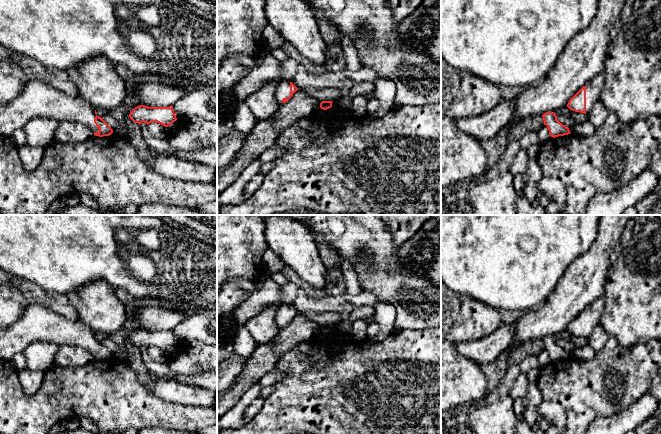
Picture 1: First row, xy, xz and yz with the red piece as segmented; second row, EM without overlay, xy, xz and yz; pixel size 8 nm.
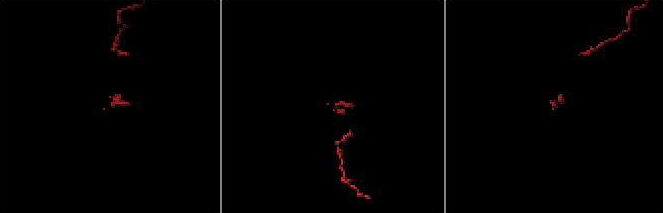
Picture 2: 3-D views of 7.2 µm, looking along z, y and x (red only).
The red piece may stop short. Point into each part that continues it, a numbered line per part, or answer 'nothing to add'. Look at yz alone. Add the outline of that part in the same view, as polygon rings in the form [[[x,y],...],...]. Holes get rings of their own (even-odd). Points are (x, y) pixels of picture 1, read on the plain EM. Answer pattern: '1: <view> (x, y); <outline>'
1: yz (594, 311); [[[604,296],[599,297],[593,303],[588,305],[586,310],[586,338],[592,334],[596,326],[601,323],[601,317],[605,309]]]

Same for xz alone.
1: xz (282, 315); [[[282,304],[279,306],[275,314],[275,322],[277,326],[281,329],[283,322],[290,321],[290,306],[287,304]]]

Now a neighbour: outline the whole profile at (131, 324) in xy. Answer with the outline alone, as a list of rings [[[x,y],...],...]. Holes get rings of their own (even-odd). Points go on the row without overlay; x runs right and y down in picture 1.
[[[141,303],[125,306],[126,319],[122,329],[127,334],[125,347],[128,364],[136,372],[144,385],[160,399],[197,407],[214,406],[217,403],[216,392],[194,384],[184,384],[172,379],[162,379],[146,368],[140,349],[134,347],[129,341],[130,336],[135,331],[142,329],[139,325],[139,310],[143,306]]]

